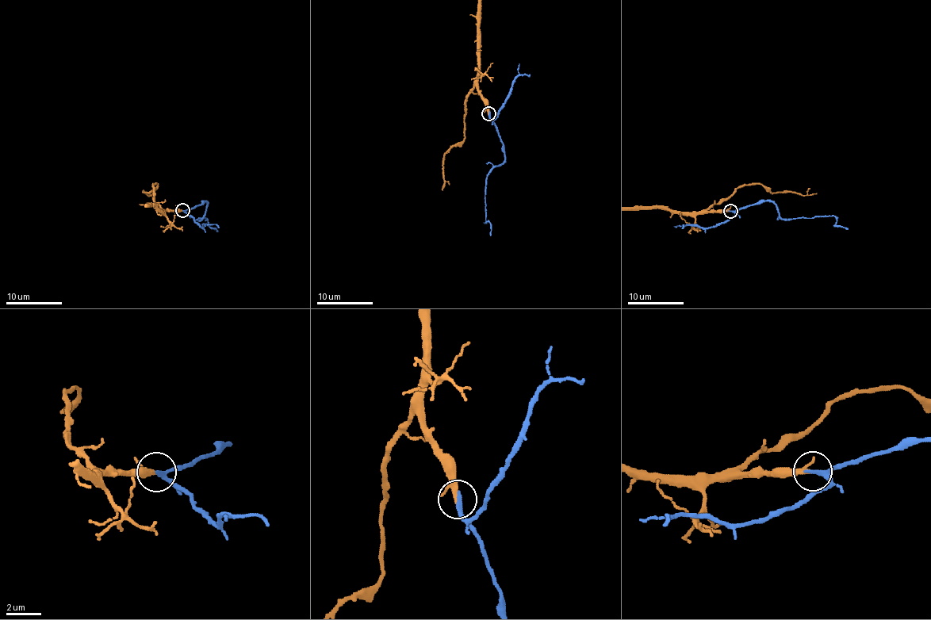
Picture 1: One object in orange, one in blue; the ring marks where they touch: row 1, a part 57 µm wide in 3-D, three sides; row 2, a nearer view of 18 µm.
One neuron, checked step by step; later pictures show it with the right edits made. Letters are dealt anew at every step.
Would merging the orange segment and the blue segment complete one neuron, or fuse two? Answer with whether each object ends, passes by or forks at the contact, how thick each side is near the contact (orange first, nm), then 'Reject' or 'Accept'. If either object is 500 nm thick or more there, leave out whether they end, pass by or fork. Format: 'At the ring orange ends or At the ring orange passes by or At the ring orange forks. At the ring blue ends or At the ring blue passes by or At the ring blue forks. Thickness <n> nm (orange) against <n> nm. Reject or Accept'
At the ring orange passes by. At the ring blue passes by. Thickness 200 nm (orange) against 200 nm. Accept

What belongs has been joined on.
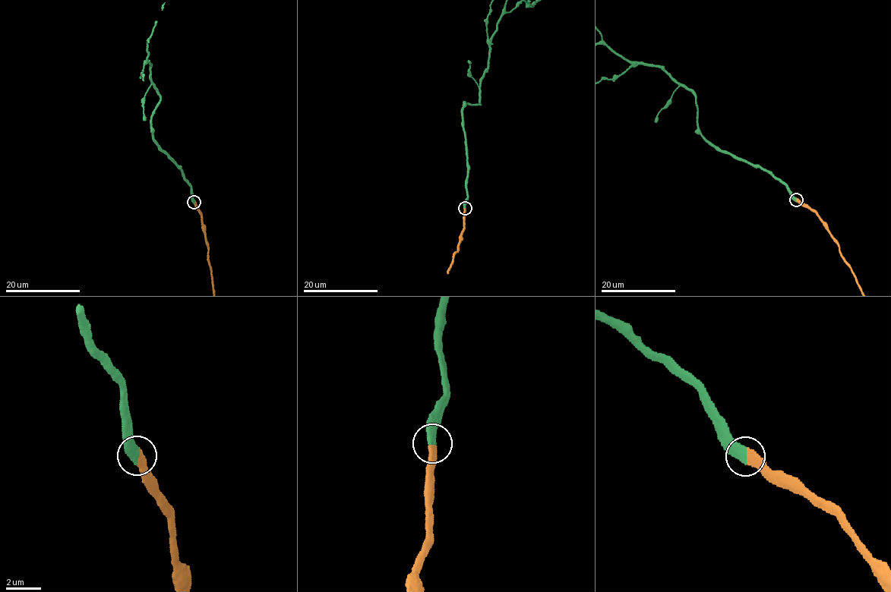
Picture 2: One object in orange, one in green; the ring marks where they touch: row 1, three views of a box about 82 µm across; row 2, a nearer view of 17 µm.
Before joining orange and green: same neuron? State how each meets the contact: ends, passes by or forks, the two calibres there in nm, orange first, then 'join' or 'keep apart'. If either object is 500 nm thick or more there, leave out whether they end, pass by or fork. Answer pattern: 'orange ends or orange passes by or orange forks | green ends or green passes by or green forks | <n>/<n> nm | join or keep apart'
440/500 nm | join

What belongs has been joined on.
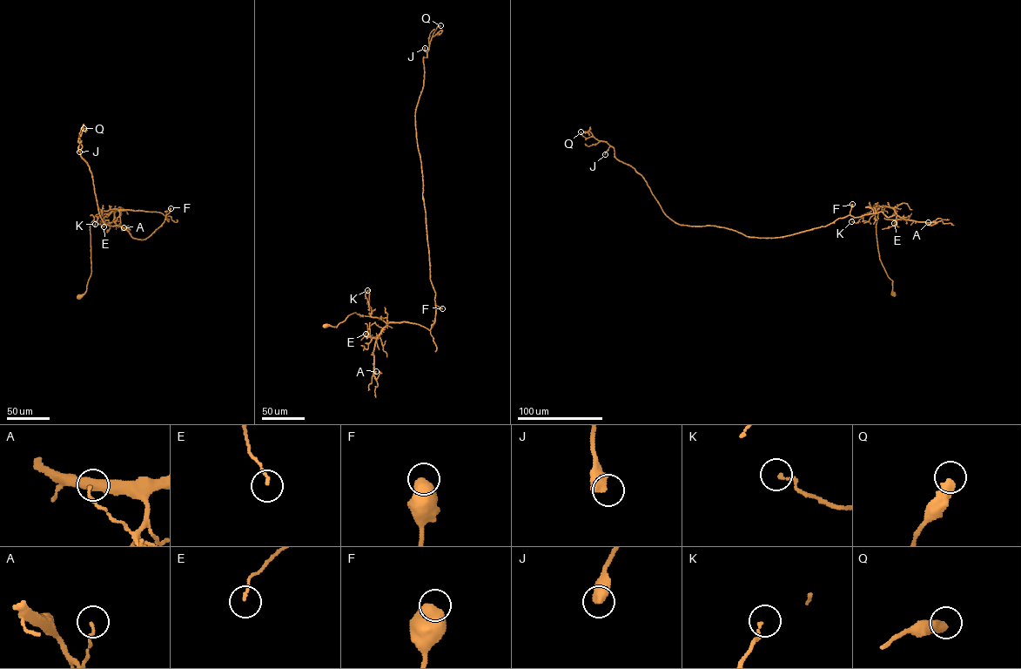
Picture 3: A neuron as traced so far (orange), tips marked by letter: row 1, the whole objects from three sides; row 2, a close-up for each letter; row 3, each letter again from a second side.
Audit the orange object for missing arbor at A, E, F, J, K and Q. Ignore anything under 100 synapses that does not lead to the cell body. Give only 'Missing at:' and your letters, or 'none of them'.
Missing at: none of them

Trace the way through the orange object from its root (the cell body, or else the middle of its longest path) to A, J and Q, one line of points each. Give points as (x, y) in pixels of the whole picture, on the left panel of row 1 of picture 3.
A: (79, 296), (91, 273), (90, 226), (94, 217), (118, 209), (115, 223), (124, 227)
J: (79, 296), (91, 273), (96, 215), (130, 210), (169, 219), (142, 239), (104, 223), (80, 143), (79, 152)
Q: (79, 296), (91, 273), (96, 215), (130, 210), (169, 219), (142, 239), (104, 223), (80, 153), (83, 128)

